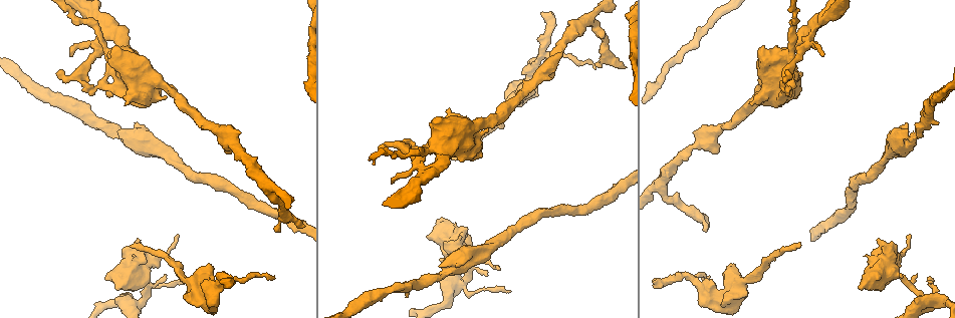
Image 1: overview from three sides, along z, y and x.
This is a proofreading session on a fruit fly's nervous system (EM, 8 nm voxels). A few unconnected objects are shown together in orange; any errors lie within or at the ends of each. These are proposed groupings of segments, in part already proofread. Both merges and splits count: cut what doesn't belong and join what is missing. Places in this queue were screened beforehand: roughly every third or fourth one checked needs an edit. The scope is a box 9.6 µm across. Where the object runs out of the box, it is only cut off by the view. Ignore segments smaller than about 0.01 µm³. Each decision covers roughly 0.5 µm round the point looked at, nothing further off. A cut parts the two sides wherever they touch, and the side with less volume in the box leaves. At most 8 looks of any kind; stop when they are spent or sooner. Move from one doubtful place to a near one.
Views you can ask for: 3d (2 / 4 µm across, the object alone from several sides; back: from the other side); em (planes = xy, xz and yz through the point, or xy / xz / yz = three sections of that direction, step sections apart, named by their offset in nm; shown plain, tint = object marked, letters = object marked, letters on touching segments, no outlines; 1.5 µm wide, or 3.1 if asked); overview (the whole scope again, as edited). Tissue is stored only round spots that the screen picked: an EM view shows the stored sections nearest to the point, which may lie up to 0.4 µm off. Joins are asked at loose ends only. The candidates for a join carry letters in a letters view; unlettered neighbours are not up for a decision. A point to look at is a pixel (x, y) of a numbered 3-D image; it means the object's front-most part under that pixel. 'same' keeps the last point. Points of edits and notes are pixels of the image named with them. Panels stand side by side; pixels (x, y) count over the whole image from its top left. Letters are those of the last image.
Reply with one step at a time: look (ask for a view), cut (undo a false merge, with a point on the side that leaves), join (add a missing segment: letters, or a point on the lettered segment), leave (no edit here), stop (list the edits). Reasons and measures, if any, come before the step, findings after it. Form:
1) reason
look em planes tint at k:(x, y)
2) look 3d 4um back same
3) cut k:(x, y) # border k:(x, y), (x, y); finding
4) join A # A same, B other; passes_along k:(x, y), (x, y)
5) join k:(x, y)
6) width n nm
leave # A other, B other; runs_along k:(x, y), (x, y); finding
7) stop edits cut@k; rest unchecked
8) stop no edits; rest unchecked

stops while still wide
look em planes letters at 1:(137, 124)

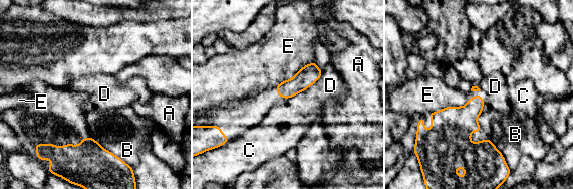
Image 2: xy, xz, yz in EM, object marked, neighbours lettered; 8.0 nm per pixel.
leave # A other, B other, C other, D other, E other; border 2:(322, 70), (313, 83), (287, 99); no lettered segment goes on from it

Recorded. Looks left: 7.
tapers out
look em xz step 4 tint at 1:(908, 236)

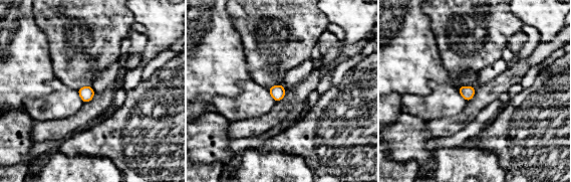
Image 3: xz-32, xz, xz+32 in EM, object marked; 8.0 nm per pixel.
another direction
look em planes letters same

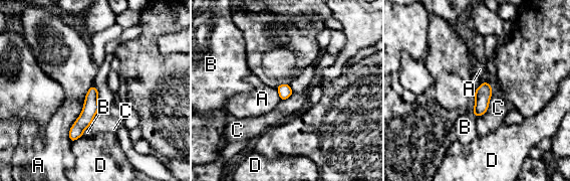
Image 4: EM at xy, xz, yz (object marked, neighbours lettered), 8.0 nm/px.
leave # A other, B other, C other, D other; border 4:(91, 84), (69, 130), (71, 142); none of them fits

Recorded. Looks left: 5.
stops while still wide
look em xz step 8 tint at 1:(430, 154)

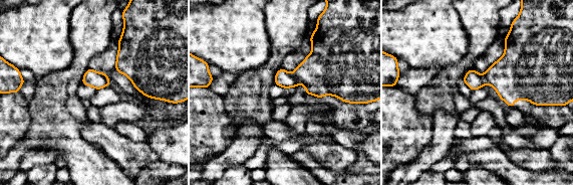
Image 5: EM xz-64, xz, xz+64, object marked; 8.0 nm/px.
cut it another way
look em planes letters same

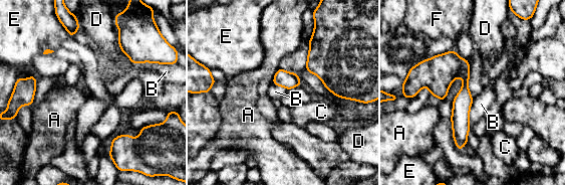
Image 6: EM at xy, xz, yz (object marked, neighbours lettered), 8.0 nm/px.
cut 6:(463, 99) # A other, B other, C other, D other, E other, F other; part_leaving 6:(467, 70), (461, 106), (460, 144); a second cell is stuck on

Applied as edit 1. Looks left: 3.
stop edits cut@6; rest unchecked

